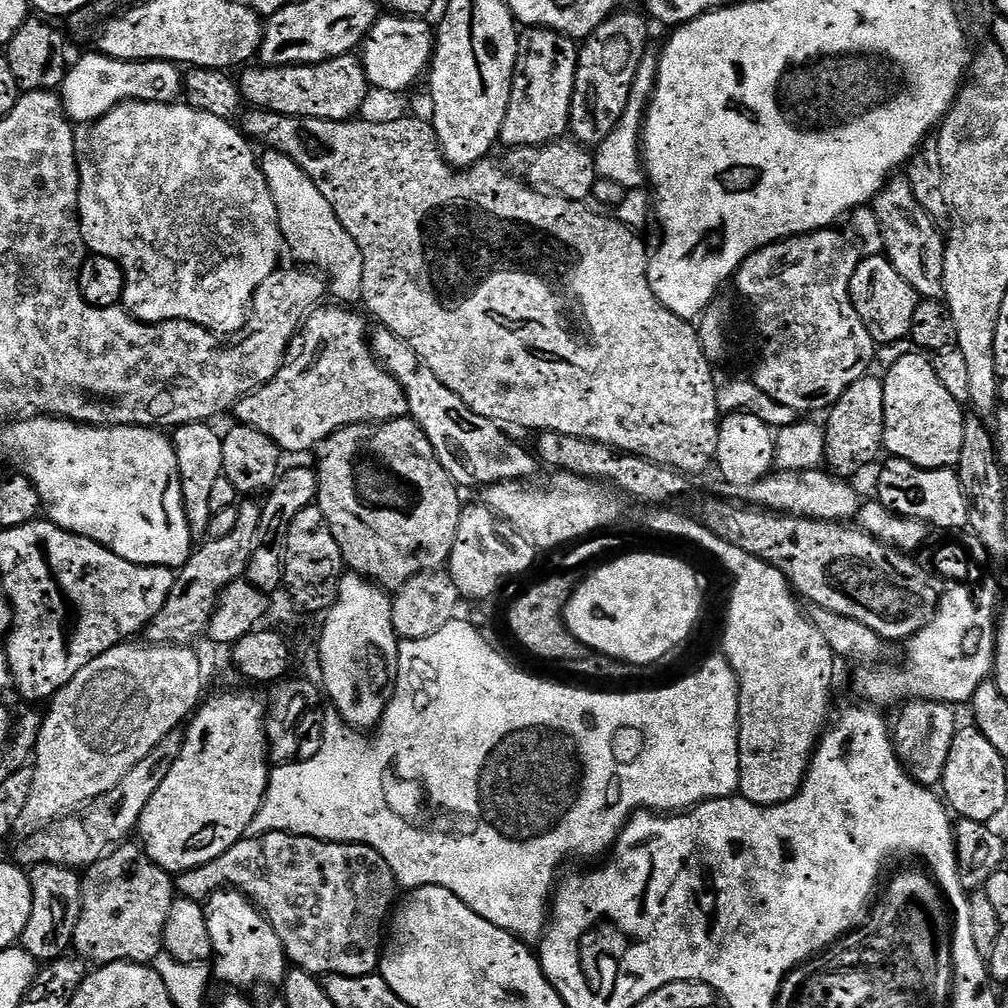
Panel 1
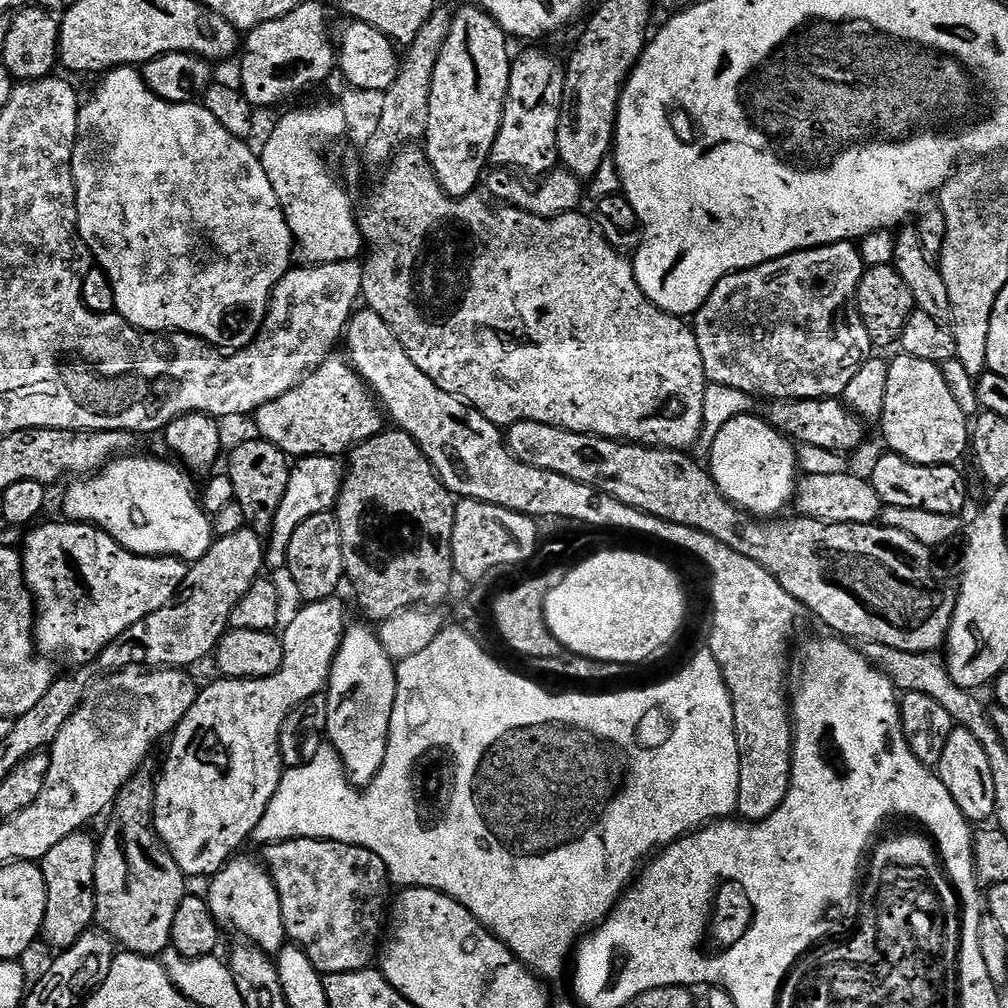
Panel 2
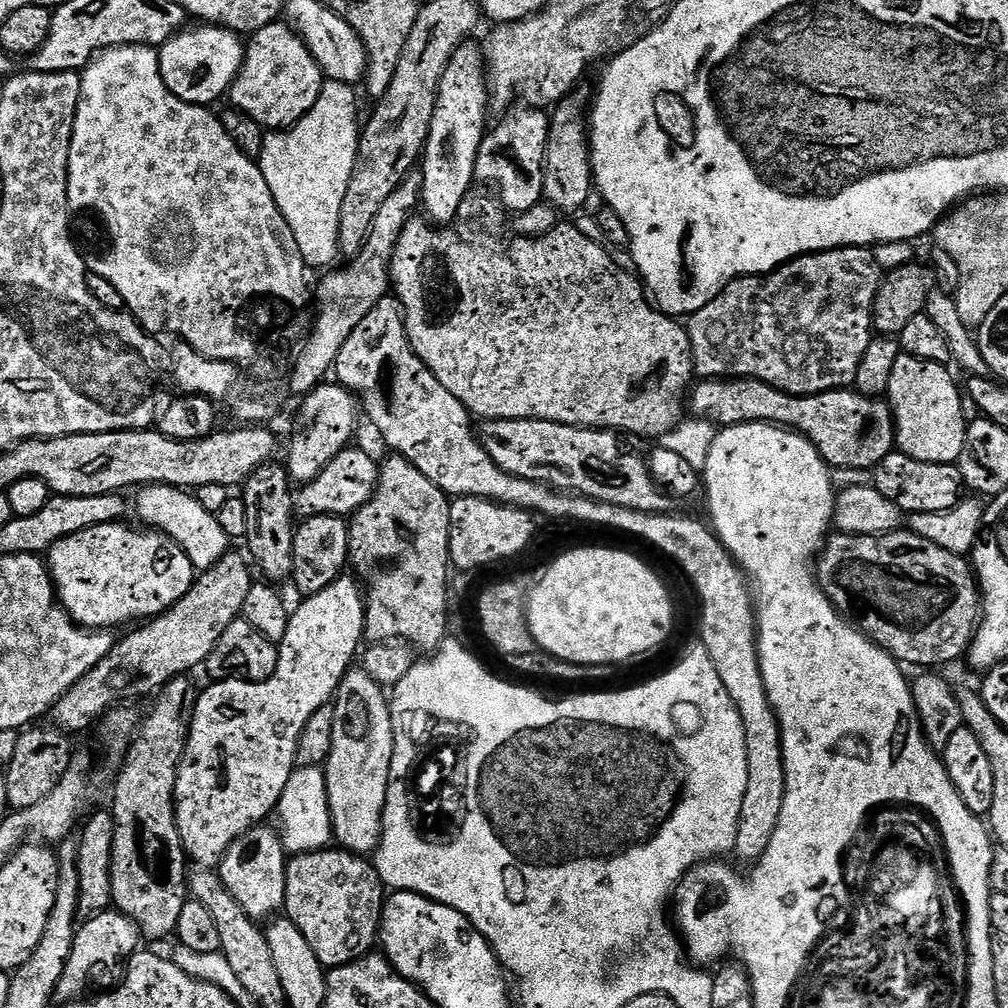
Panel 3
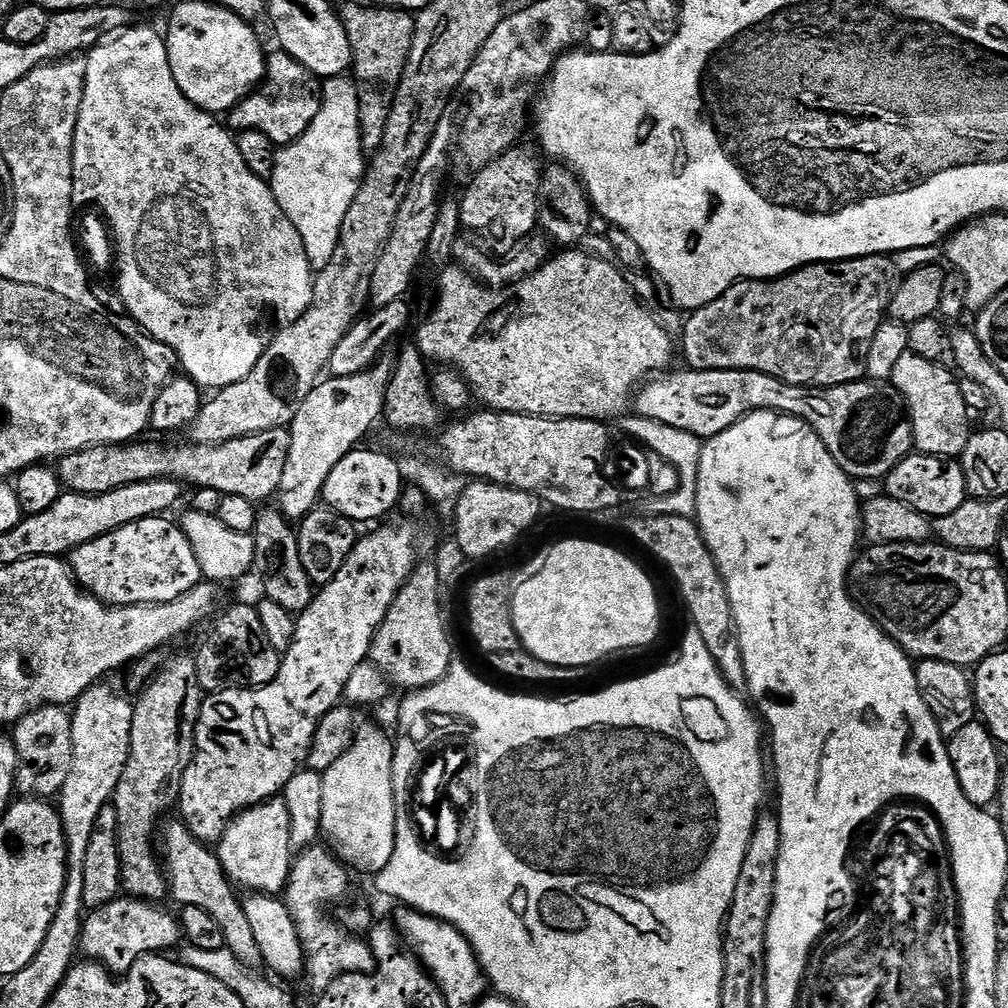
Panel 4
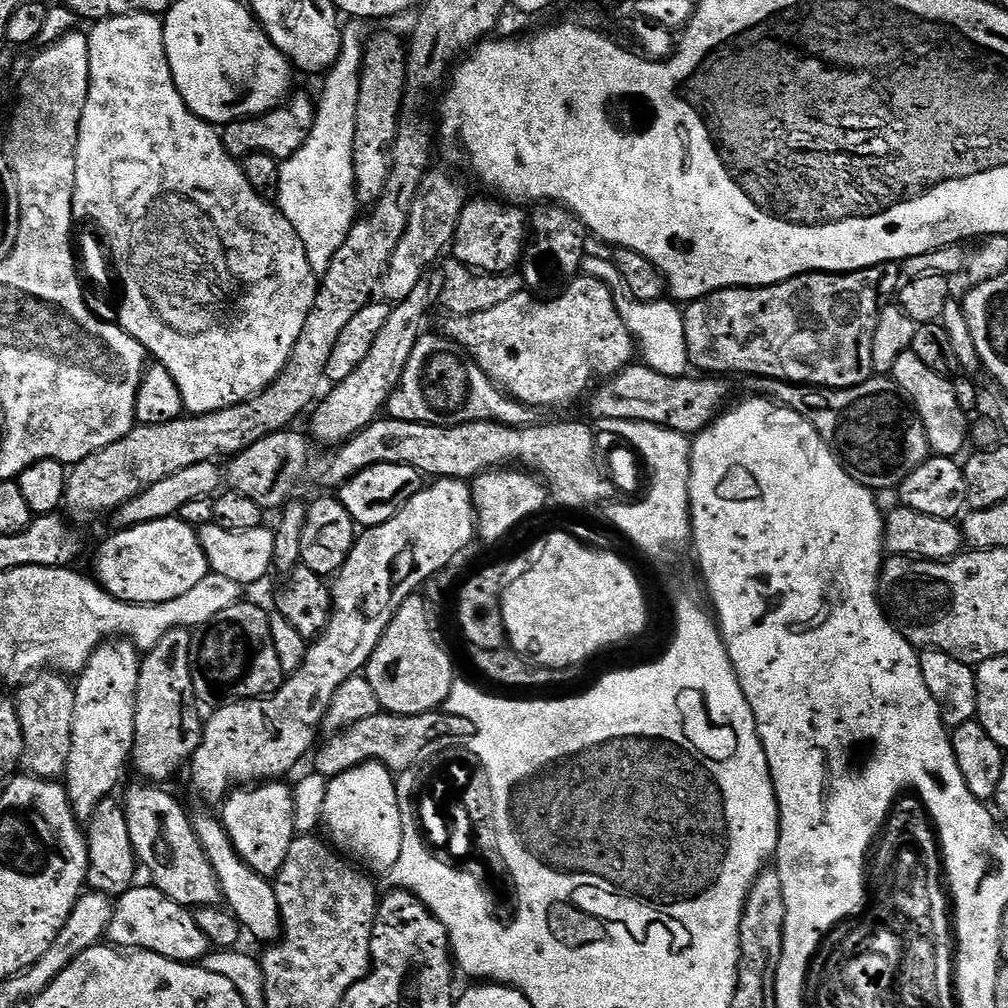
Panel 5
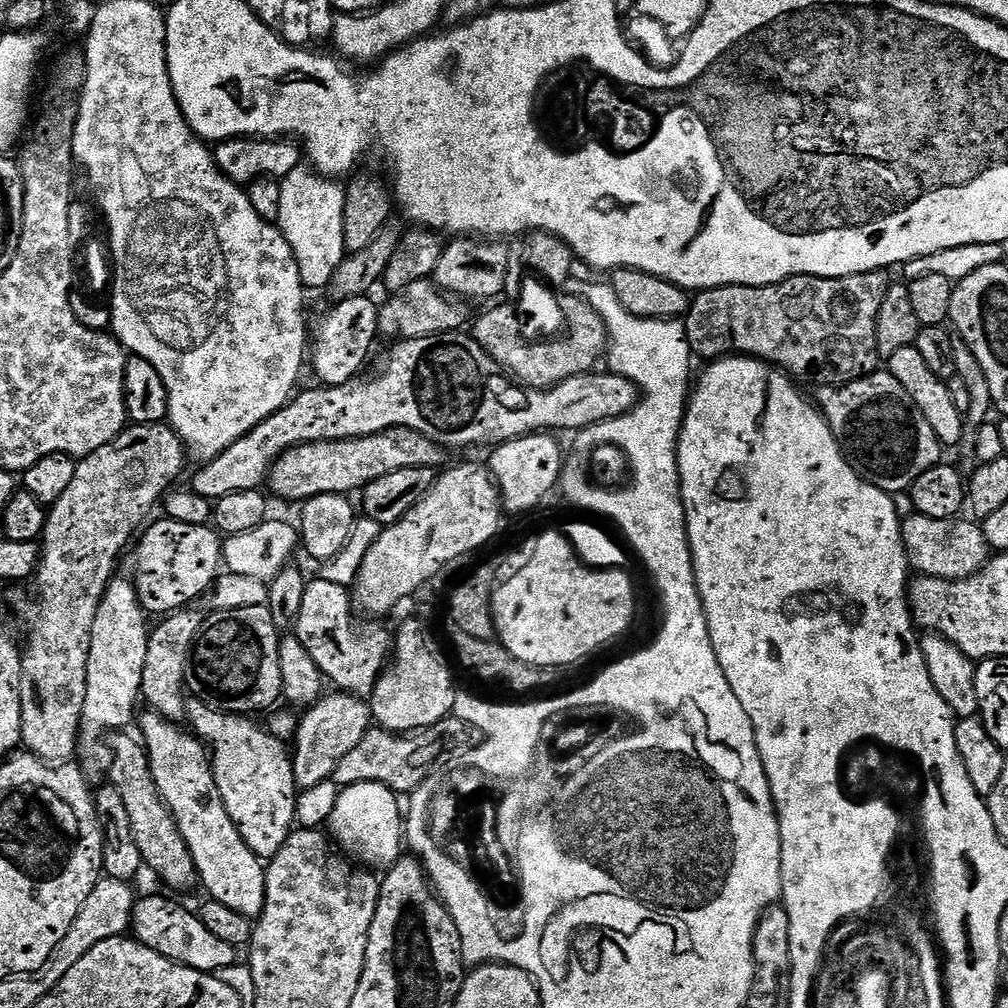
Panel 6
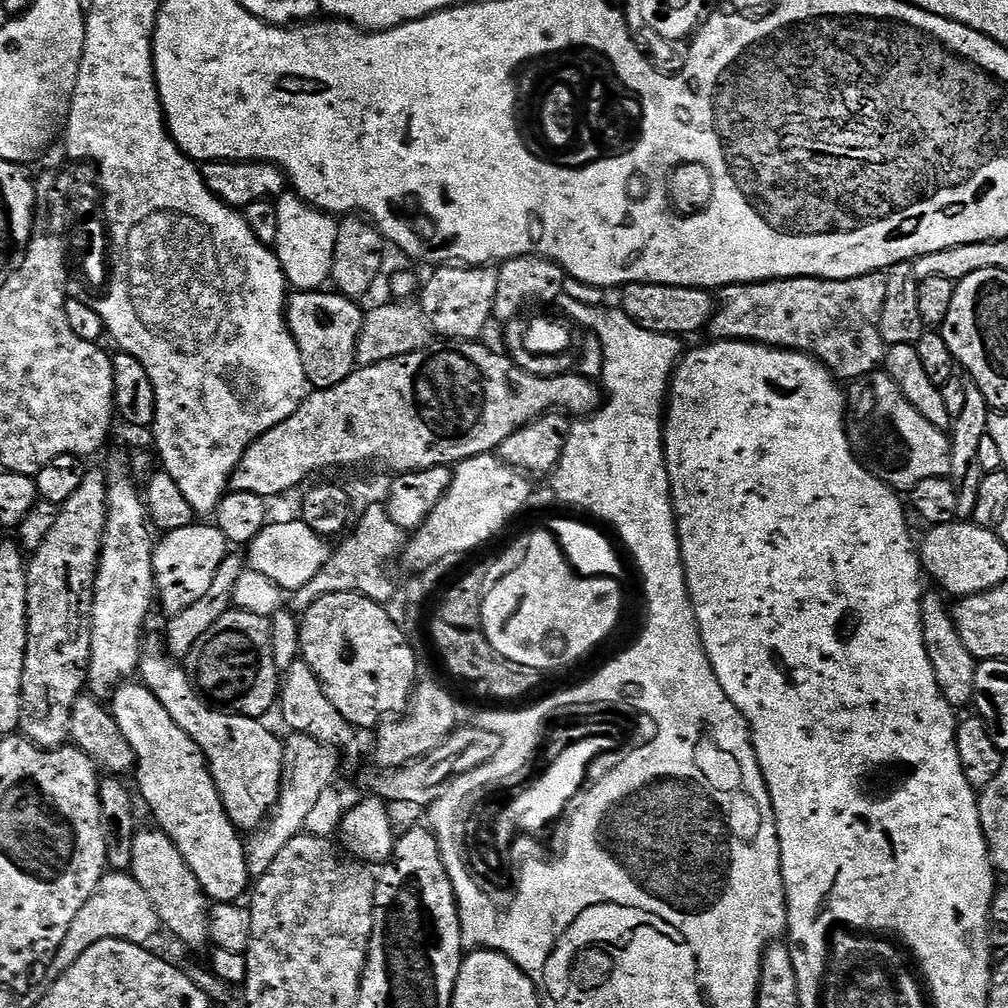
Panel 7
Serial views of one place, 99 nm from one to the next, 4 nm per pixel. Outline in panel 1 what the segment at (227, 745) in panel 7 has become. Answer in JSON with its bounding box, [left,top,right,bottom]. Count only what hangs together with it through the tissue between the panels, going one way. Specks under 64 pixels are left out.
[204,888,290,989]

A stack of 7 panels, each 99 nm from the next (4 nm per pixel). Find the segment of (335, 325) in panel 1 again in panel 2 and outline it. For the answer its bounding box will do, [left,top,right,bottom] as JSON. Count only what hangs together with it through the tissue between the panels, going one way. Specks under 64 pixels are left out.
[254,354,386,458]

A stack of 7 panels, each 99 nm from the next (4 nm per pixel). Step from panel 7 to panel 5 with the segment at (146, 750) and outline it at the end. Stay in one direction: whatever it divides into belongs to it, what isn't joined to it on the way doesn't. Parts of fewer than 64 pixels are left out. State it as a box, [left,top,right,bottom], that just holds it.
[192,816,282,942]

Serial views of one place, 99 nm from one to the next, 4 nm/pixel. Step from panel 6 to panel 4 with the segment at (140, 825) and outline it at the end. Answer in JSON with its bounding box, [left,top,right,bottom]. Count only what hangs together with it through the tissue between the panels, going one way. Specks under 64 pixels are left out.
[162,818,264,969]

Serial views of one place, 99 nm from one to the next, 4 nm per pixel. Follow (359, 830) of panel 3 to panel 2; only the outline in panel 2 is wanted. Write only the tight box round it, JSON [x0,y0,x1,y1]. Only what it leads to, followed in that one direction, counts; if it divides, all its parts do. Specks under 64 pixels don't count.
[326,623,396,790]

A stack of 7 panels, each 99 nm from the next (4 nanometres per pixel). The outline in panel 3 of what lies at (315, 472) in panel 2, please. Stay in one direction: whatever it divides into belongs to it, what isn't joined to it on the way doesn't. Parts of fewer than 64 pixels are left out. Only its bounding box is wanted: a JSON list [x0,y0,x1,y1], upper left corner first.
[294,446,380,517]

